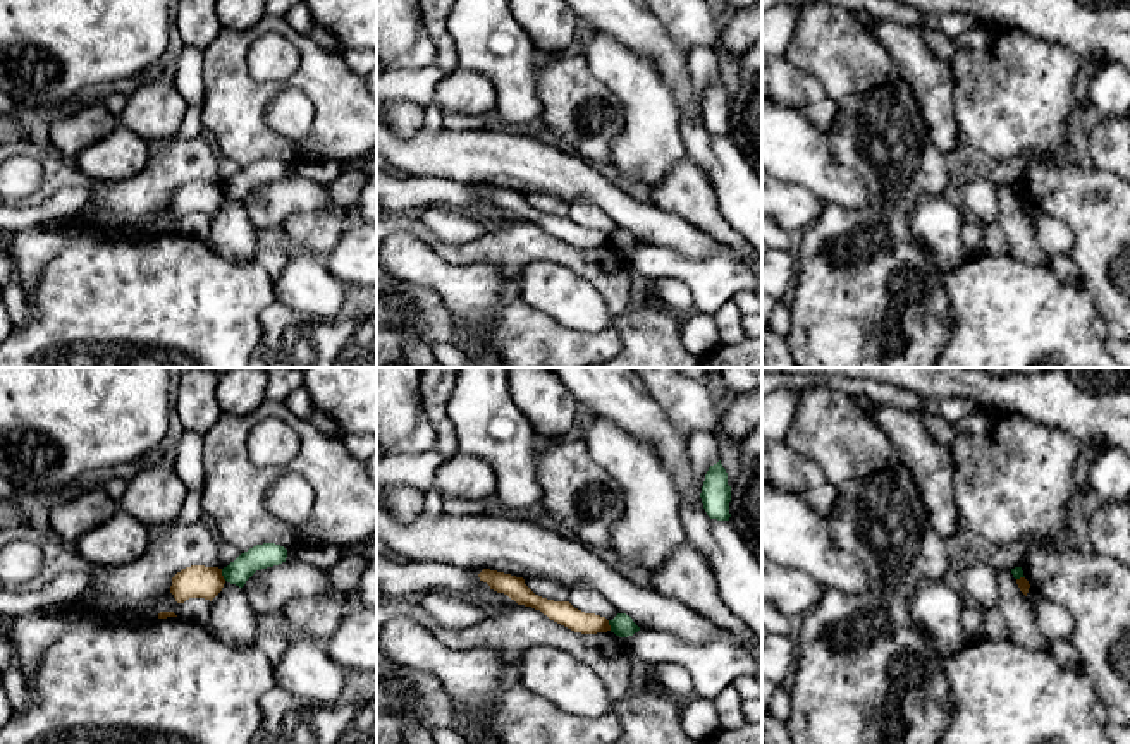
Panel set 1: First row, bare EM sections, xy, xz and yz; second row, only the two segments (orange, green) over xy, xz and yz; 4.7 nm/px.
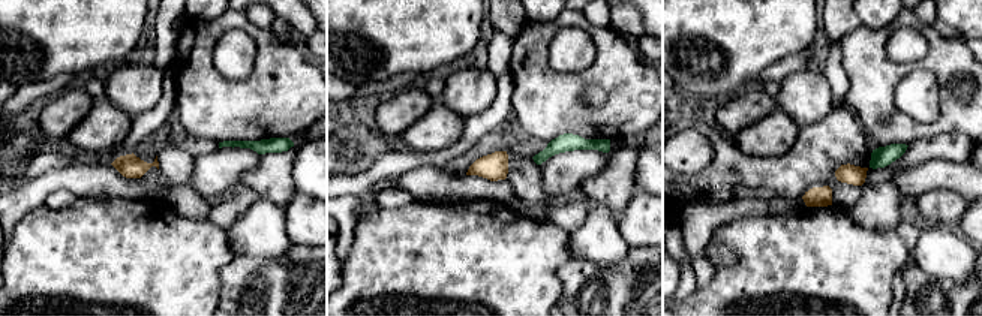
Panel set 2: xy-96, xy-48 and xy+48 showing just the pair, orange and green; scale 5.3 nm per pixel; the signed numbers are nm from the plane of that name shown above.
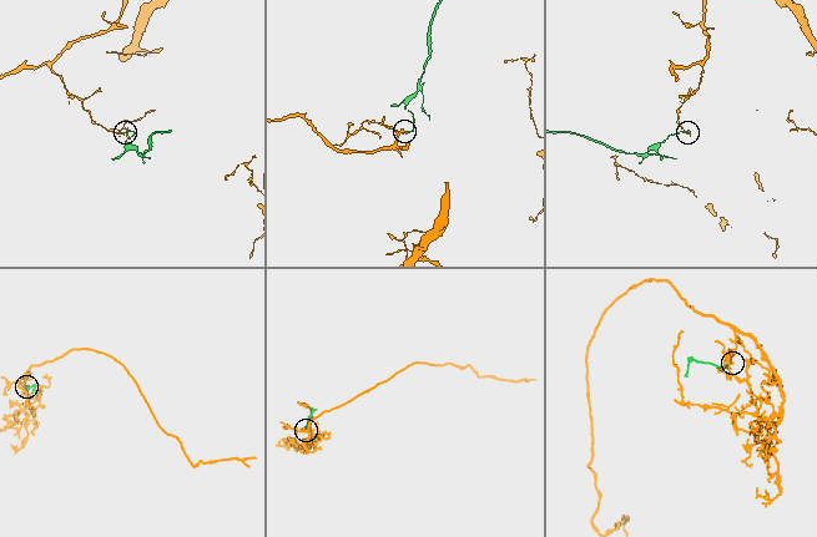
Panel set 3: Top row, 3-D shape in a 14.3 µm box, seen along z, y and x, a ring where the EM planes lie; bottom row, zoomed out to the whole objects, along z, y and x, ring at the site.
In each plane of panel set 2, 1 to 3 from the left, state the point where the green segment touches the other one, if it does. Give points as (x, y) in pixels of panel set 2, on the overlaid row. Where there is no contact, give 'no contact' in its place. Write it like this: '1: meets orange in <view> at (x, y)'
1: no contact
2: no contact
3: no contact

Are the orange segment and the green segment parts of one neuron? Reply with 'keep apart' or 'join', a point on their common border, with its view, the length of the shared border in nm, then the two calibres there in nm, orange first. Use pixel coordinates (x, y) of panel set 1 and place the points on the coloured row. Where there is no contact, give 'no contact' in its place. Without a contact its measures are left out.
keep apart; contact xy (221, 574); length 60 nm; calibres 160 and 120 nm

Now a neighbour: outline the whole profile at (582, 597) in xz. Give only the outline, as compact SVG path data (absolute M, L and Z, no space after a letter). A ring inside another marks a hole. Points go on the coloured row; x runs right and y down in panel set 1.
M578 584L569 589L569 603L585 612L612 620L619 612L592 586Z

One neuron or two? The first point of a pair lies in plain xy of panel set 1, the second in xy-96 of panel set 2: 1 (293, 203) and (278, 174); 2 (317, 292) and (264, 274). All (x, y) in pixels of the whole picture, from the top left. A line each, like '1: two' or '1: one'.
1: two
2: two

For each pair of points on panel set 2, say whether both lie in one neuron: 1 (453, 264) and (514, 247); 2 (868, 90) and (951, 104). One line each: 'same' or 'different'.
1: same
2: same

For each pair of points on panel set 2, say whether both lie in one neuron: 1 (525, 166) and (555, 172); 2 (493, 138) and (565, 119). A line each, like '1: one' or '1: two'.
1: two
2: two

